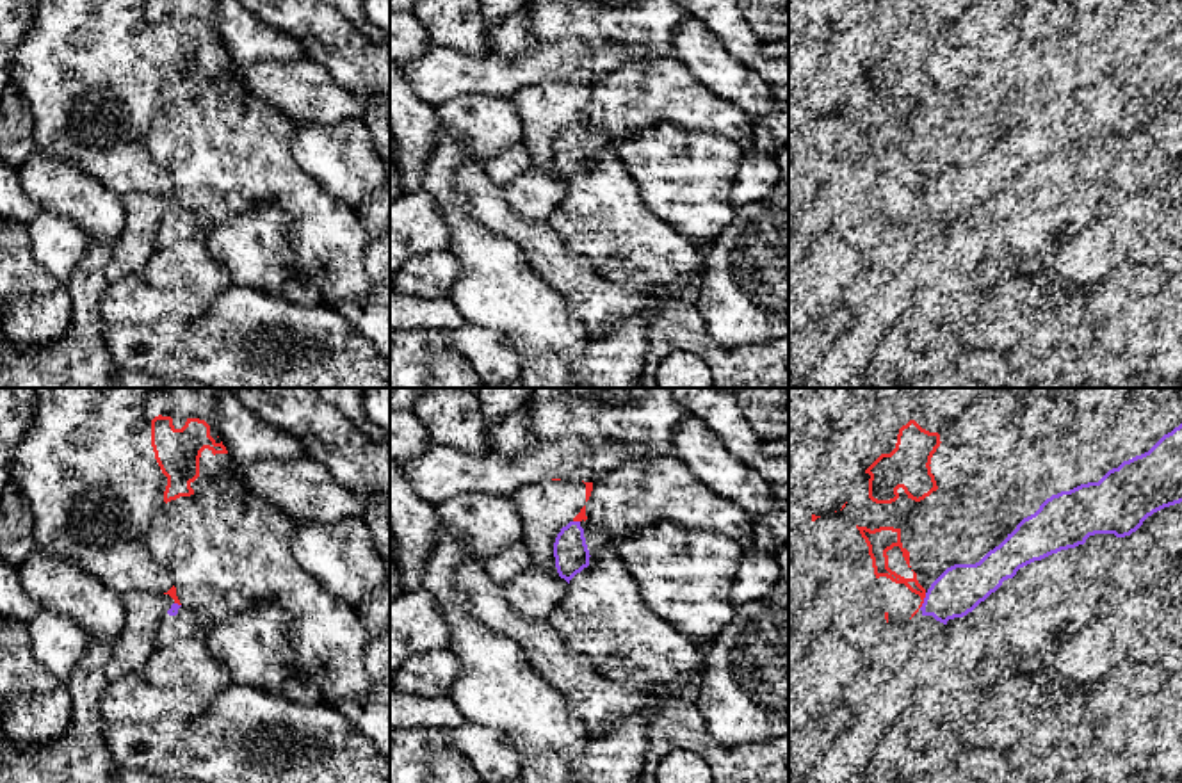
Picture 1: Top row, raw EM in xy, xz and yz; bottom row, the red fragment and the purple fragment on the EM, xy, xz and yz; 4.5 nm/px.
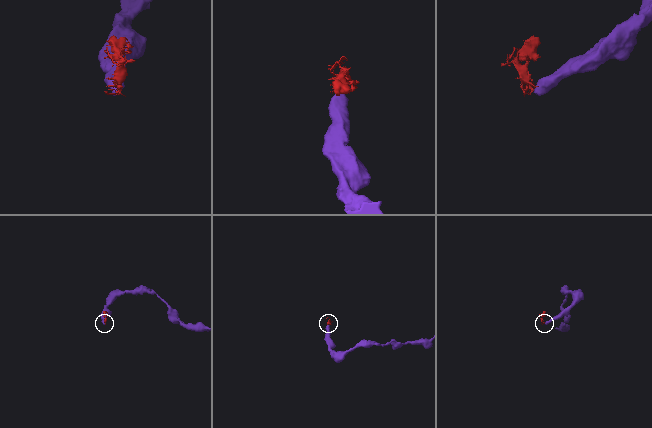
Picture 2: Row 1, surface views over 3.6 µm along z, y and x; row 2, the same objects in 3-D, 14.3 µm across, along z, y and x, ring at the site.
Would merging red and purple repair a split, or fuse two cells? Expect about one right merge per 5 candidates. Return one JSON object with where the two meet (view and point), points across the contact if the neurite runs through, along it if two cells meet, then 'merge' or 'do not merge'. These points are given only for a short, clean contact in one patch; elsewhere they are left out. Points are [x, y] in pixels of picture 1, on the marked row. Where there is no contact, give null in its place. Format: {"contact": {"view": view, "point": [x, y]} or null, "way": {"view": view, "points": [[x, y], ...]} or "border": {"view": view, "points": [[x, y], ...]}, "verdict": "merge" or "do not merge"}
{"contact": {"view": "yz", "point": [922, 600]}, "verdict": "do not merge"}

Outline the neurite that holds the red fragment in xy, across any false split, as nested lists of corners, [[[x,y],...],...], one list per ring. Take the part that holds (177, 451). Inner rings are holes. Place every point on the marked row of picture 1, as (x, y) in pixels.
[[[34,388],[36,397],[36,422],[30,429],[27,440],[16,450],[9,464],[9,486],[23,498],[25,509],[32,518],[32,543],[34,552],[48,553],[53,559],[62,559],[73,562],[84,573],[100,580],[105,587],[112,589],[119,596],[126,593],[164,593],[169,594],[174,603],[182,605],[176,596],[176,587],[173,575],[162,568],[146,545],[146,532],[160,521],[160,509],[180,496],[194,495],[190,484],[199,488],[214,488],[215,491],[224,489],[226,482],[221,477],[235,463],[233,456],[226,450],[221,438],[210,429],[205,420],[187,418],[182,429],[173,425],[171,416],[155,416],[151,422],[144,418],[144,400],[148,388]]]

